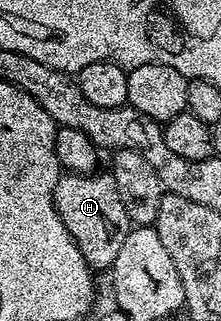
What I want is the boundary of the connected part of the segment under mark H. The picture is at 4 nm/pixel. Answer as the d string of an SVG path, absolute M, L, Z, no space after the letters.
M108 171L63 172L54 188L54 206L64 227L68 227L68 235L72 235L80 247L80 255L88 262L91 270L113 269L116 255L132 228L128 211L124 211L124 203L120 203L120 191L116 191L114 176Z

